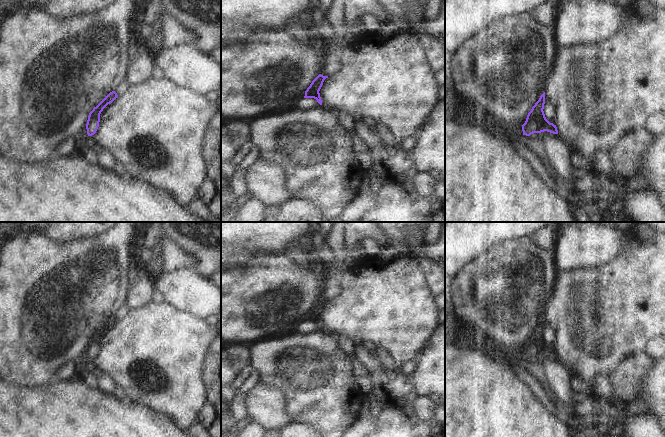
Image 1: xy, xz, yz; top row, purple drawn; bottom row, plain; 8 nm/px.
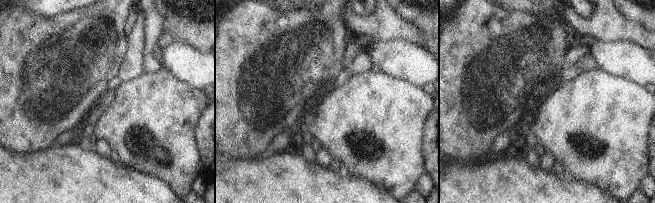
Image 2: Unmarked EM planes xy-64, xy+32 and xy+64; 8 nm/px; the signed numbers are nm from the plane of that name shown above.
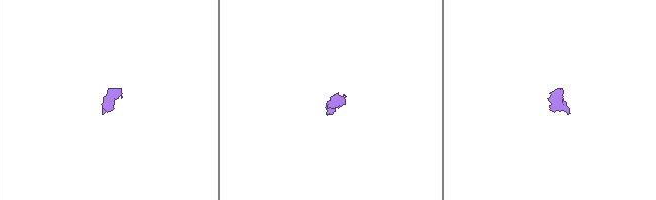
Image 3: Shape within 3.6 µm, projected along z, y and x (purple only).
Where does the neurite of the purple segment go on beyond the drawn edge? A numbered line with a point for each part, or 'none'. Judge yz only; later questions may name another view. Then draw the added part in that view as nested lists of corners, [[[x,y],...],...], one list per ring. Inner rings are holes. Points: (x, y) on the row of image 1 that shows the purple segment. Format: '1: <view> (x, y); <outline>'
1: yz (502, 70); [[[532,13],[510,15],[492,21],[488,27],[465,41],[452,56],[445,98],[464,112],[466,106],[473,106],[475,113],[472,117],[478,122],[492,114],[503,123],[523,125],[528,113],[545,92],[547,76],[555,67],[556,50],[554,29],[541,24]]]

